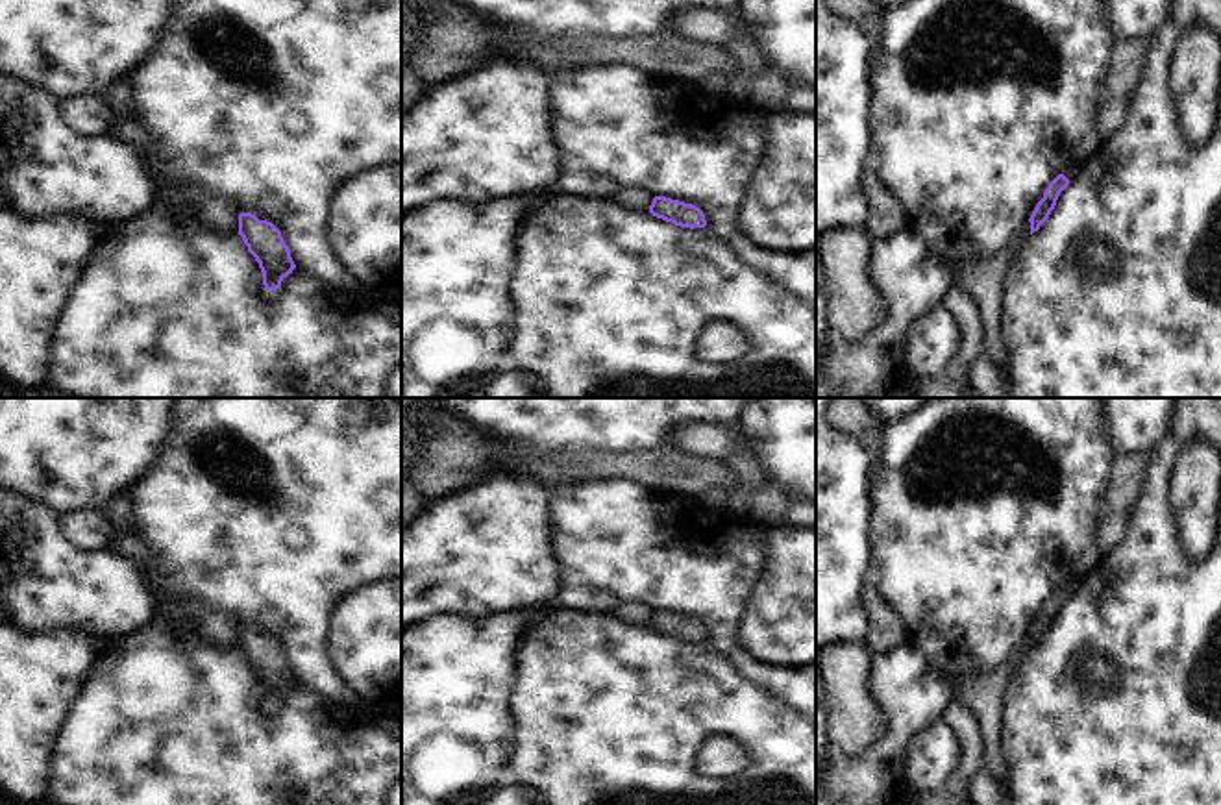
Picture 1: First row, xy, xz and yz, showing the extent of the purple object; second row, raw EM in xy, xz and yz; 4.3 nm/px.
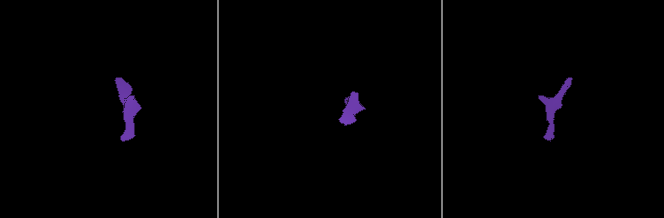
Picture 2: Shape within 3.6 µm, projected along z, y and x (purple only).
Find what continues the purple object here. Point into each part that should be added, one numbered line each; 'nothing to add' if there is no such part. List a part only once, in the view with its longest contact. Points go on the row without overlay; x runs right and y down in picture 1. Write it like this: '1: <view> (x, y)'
nothing to add

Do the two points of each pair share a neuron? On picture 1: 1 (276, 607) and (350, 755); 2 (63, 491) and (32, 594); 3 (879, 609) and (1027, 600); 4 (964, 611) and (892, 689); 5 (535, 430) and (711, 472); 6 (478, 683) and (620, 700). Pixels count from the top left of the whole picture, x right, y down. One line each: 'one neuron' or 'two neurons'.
1: two neurons
2: two neurons
3: two neurons
4: two neurons
5: two neurons
6: two neurons

